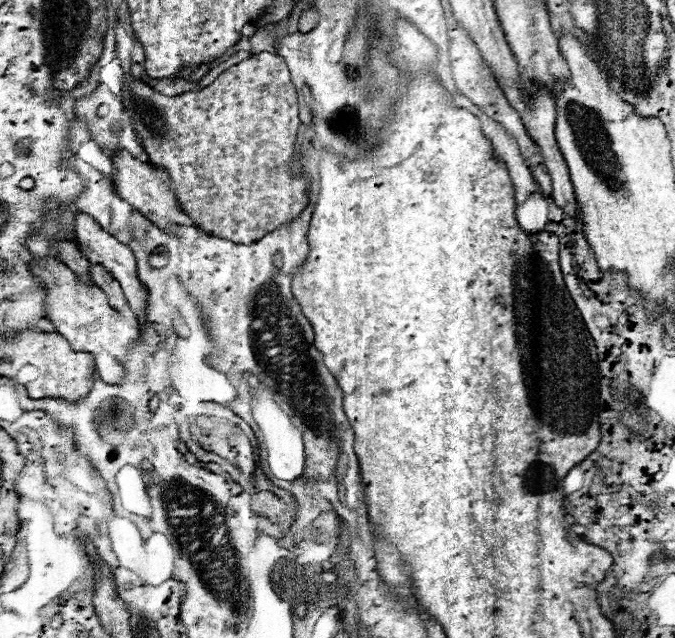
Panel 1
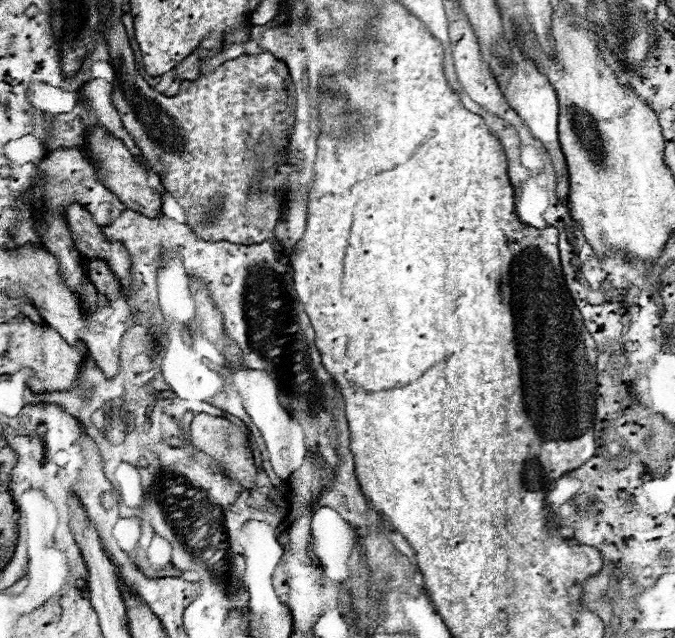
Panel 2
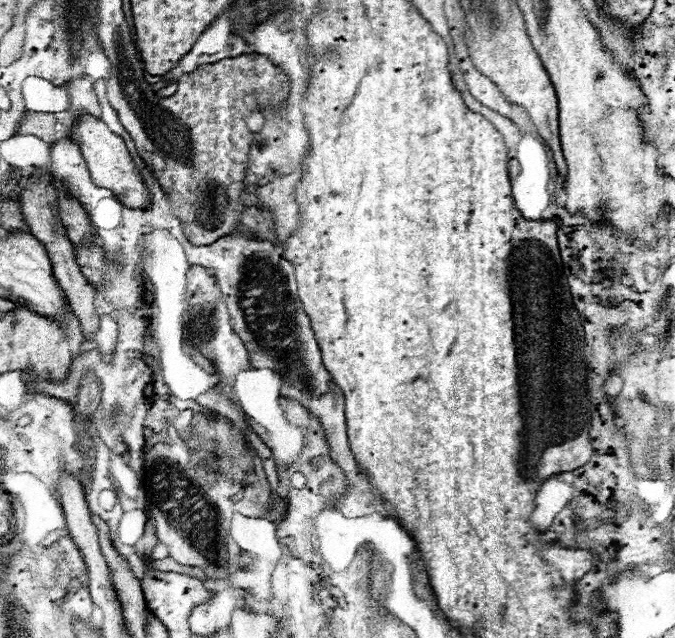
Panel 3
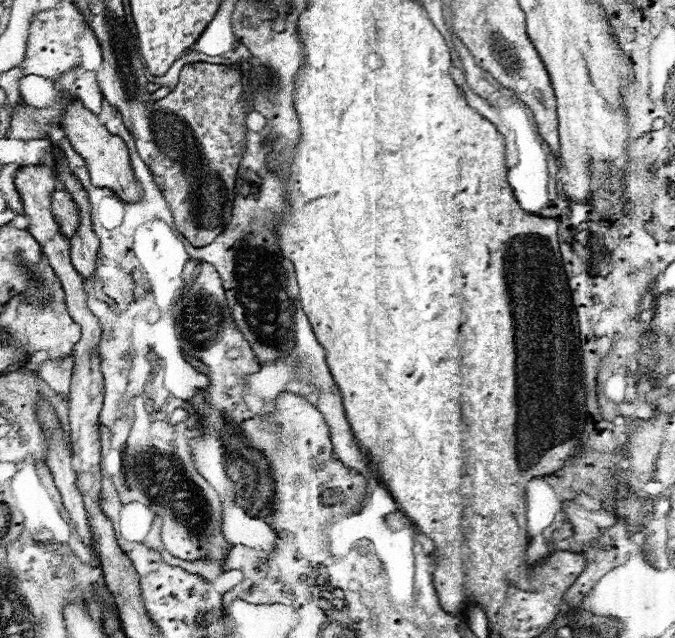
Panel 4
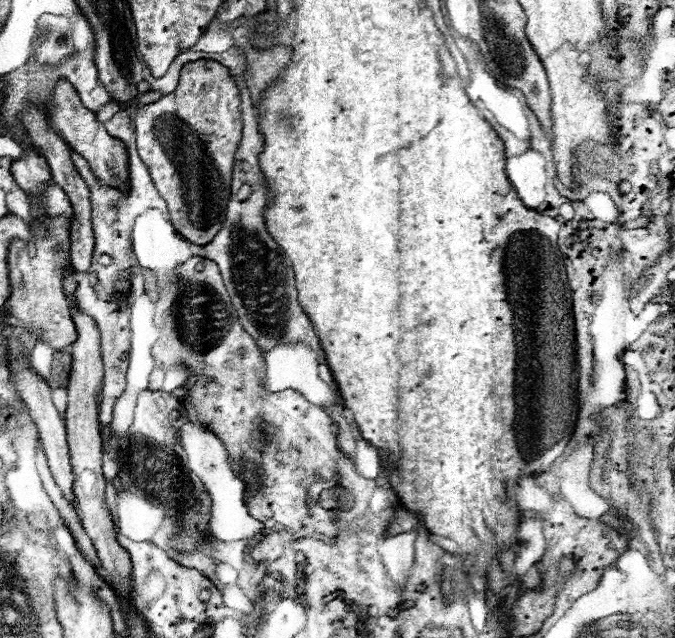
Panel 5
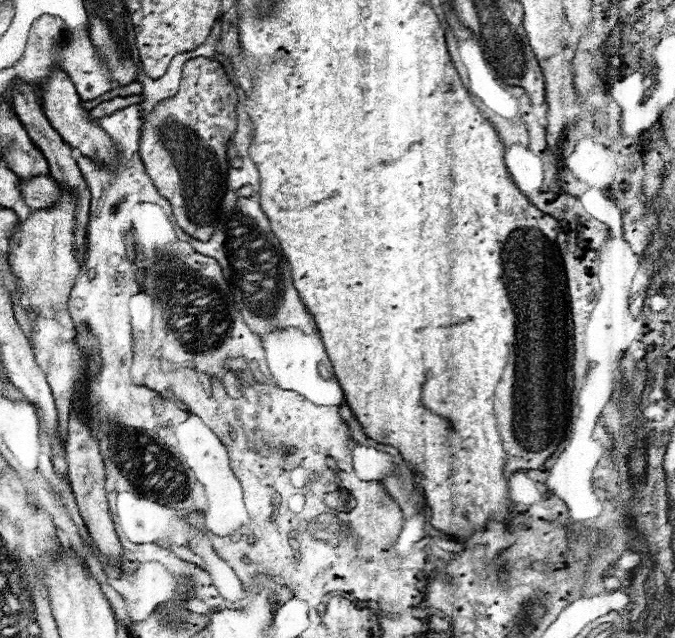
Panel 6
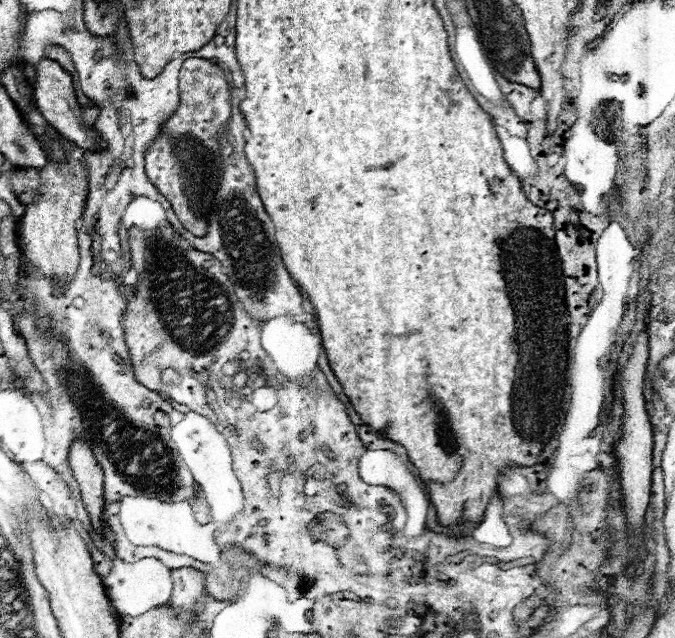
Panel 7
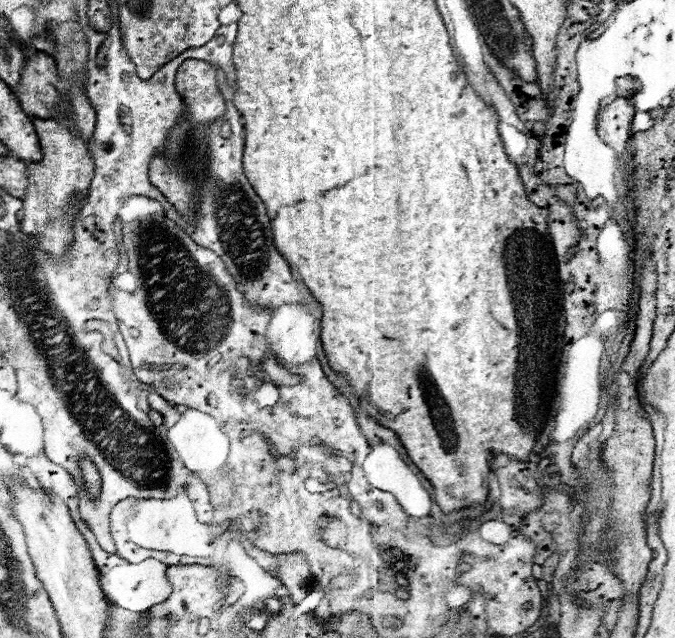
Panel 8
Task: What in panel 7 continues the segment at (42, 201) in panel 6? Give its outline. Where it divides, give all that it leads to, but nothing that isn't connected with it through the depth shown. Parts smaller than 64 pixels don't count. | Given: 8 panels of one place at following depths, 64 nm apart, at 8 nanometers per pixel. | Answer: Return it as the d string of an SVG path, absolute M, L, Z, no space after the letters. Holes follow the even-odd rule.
M34 168L12 172L12 190L16 192L16 196L22 204L30 204L34 200L38 186L40 186L40 176L36 174Z

